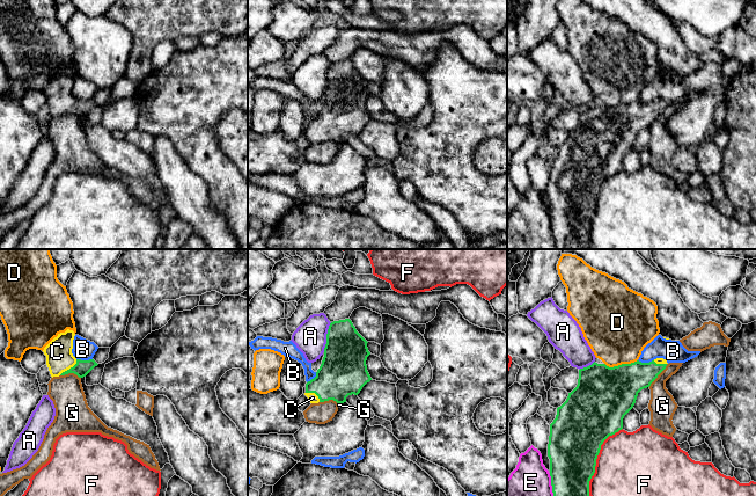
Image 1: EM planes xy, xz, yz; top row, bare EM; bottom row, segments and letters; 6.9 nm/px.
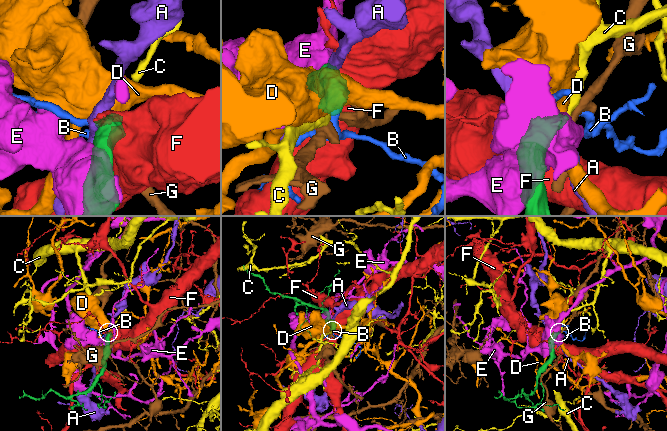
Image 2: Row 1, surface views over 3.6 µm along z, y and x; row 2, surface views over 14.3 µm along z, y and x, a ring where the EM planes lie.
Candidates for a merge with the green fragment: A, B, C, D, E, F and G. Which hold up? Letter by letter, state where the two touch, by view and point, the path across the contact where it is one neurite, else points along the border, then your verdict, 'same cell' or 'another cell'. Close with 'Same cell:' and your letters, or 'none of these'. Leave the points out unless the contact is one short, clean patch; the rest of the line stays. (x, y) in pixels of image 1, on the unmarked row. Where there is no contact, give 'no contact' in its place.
A: xz (327, 78) | another cell
B: xy (85, 101) | along xy (76, 99), (92, 100) | another cell
C: xy (70, 109) | across xy (81, 109), (70, 109), (59, 99) | same cell
D: yz (622, 104) | along yz (637, 100), (613, 107), (604, 104) | another cell
E: yz (552, 231) | another cell
F: yz (595, 205) | another cell
G: yz (658, 115) | along yz (667, 104), (648, 126) | another cell
Same cell: C

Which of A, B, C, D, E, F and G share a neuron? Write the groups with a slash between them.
A / B / C / D / E / F / G

